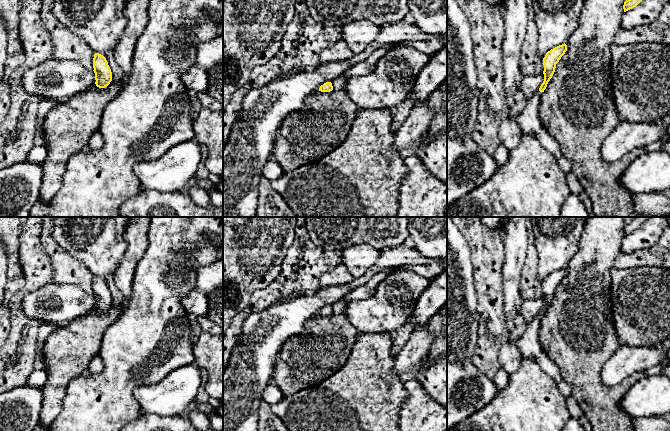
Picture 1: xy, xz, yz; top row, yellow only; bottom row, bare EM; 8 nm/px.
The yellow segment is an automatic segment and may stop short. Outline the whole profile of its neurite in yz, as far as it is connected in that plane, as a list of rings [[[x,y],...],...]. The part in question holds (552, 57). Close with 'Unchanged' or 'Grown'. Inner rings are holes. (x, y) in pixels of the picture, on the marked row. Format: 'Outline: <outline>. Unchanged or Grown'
Outline: [[[564,43],[550,51],[543,58],[544,65],[544,81],[540,88],[527,99],[525,109],[519,113],[515,119],[524,134],[532,134],[538,138],[541,145],[549,151],[557,161],[558,165],[564,173],[572,172],[572,162],[566,159],[561,153],[558,142],[548,134],[542,126],[539,116],[539,102],[541,94],[547,87],[548,82],[552,78],[556,64],[567,51],[567,45]]]. Grown

